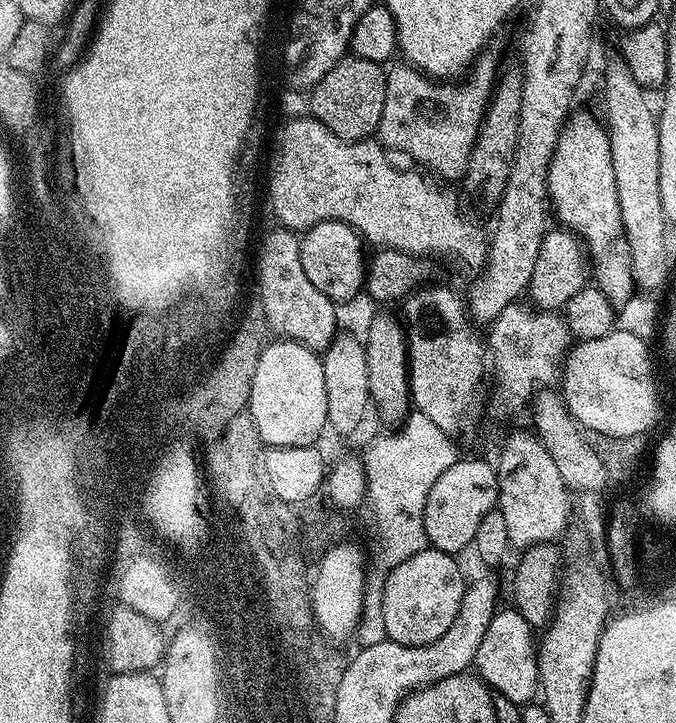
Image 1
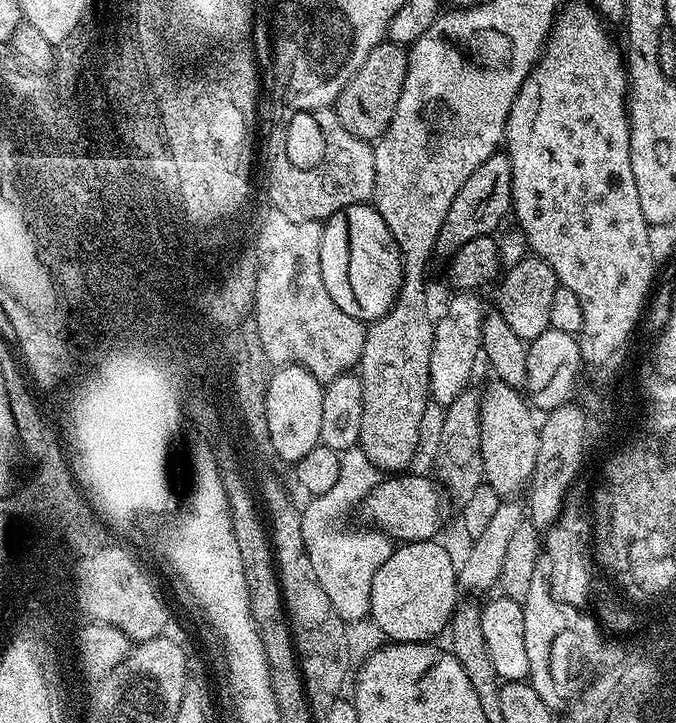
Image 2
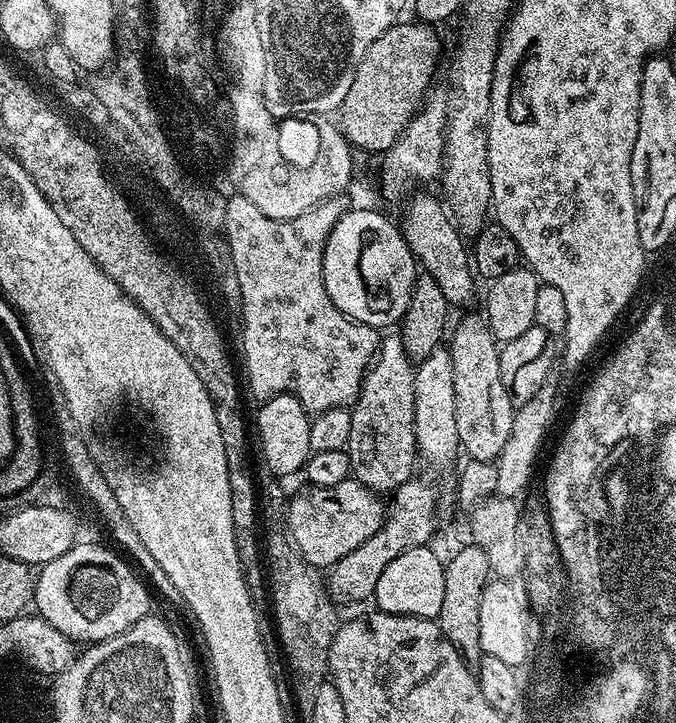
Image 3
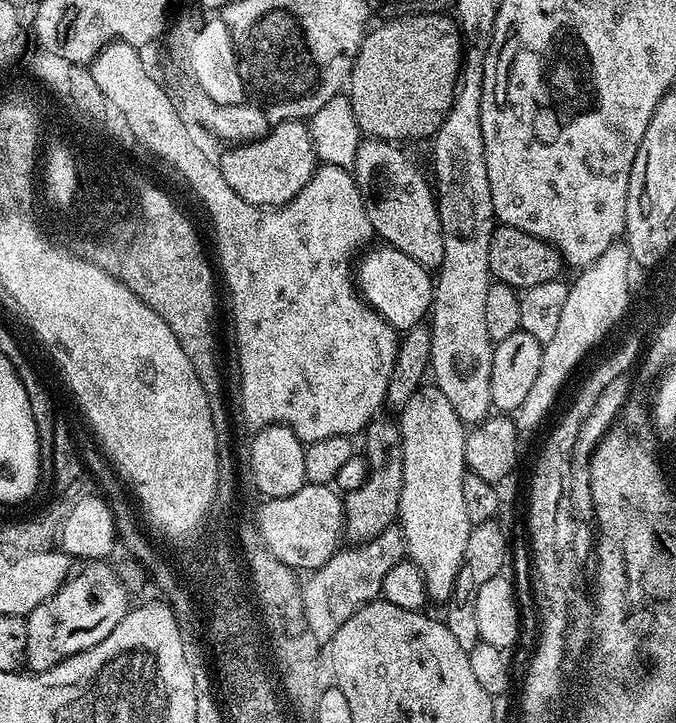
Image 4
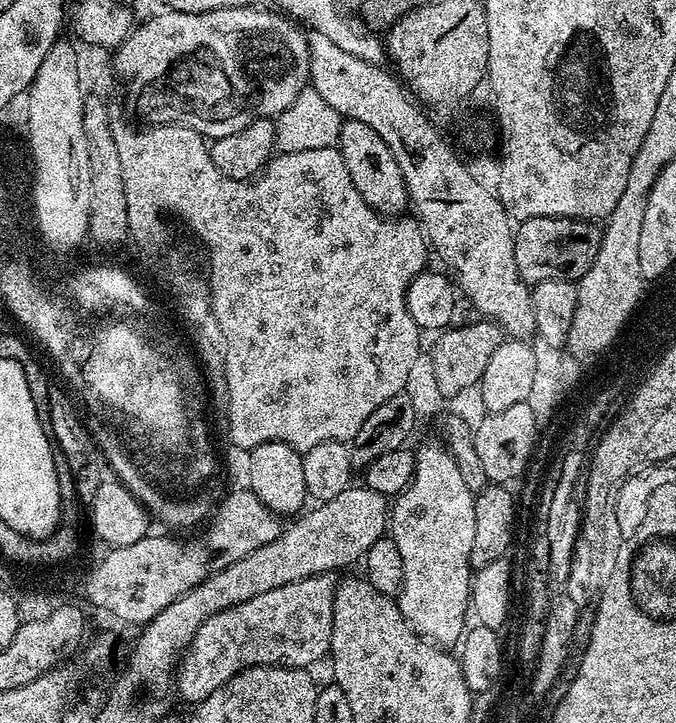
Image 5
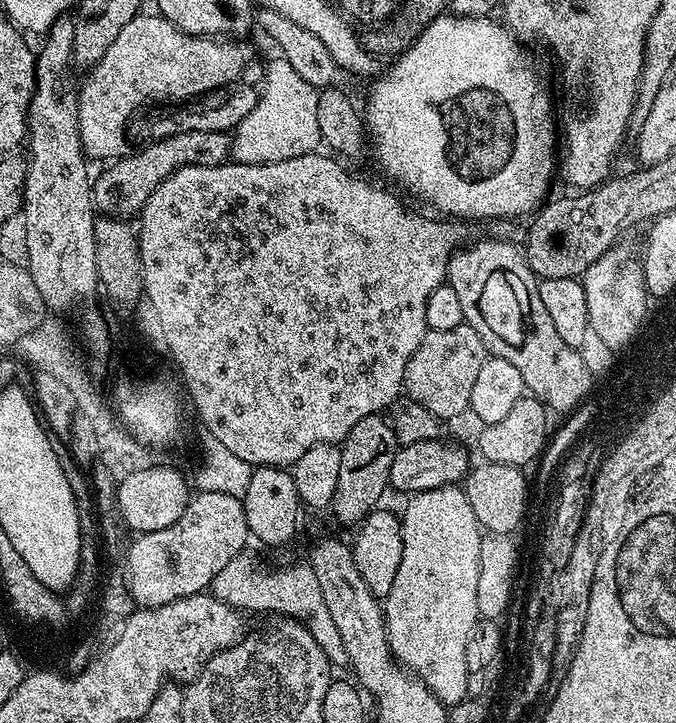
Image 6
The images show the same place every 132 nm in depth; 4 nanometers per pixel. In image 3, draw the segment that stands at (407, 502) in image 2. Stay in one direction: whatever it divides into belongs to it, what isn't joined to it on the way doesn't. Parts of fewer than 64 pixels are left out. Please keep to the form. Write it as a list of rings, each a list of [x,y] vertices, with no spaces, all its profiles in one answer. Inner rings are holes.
[[[349,478],[338,482],[338,486],[333,488],[305,487],[305,492],[300,492],[296,497],[288,500],[288,534],[292,538],[293,544],[300,553],[304,555],[304,560],[310,562],[314,567],[321,570],[331,569],[350,550],[358,550],[362,542],[368,538],[374,538],[378,530],[384,527],[386,519],[386,504],[384,504],[377,493],[372,492],[365,484],[360,484],[355,478]]]

